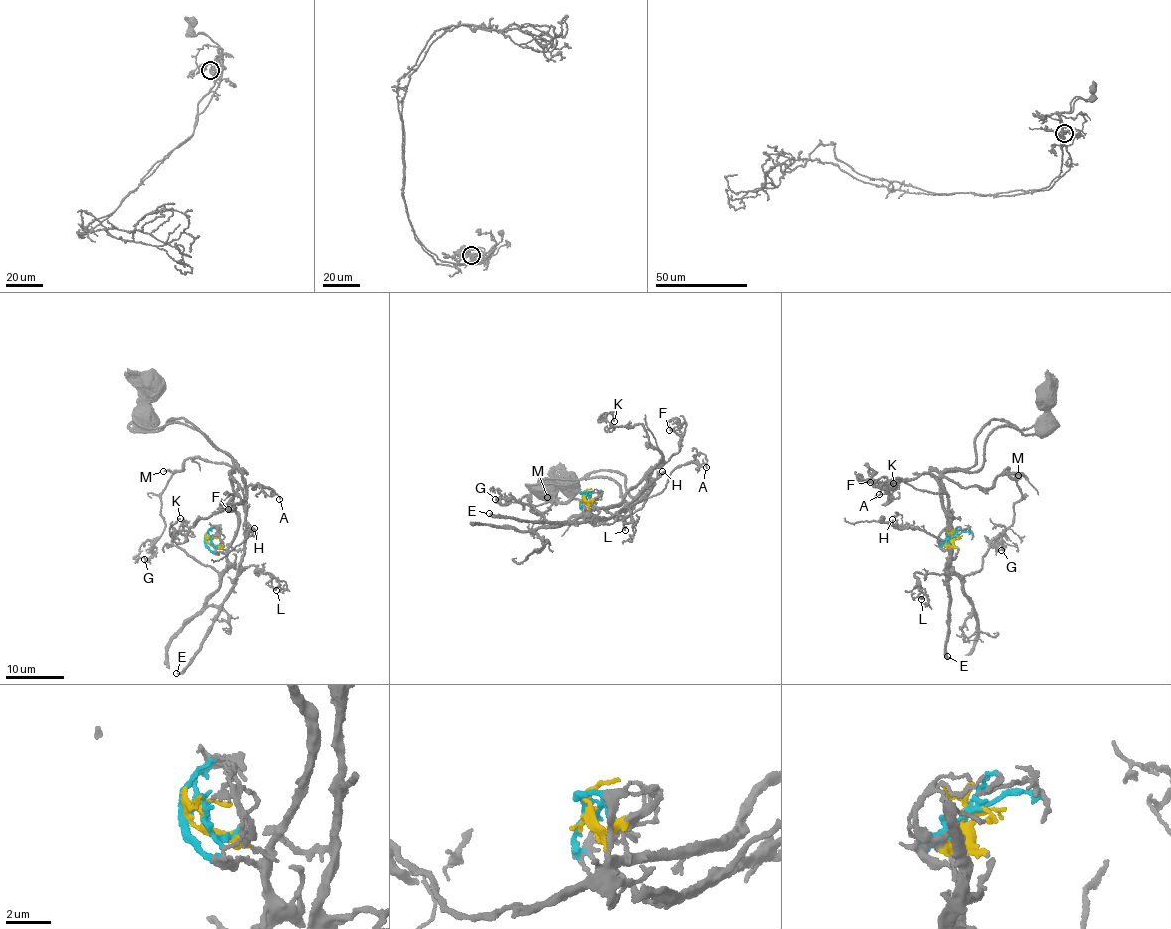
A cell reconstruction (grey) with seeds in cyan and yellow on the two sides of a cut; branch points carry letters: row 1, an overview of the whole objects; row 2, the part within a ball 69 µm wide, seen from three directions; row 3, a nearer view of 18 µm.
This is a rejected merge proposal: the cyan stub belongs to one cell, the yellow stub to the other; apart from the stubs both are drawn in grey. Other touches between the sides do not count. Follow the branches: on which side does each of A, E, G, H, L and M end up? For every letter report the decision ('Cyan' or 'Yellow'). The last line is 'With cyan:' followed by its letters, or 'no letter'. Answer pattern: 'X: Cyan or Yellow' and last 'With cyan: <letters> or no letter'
A: Yellow
E: Yellow
G: Yellow
H: Yellow
L: Yellow
M: Yellow
With cyan: no letter

